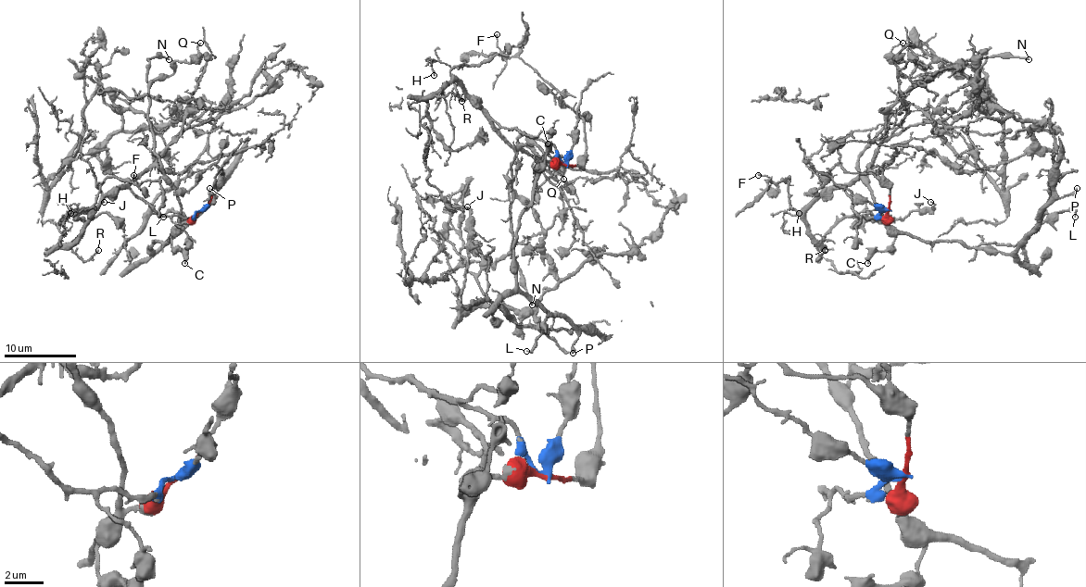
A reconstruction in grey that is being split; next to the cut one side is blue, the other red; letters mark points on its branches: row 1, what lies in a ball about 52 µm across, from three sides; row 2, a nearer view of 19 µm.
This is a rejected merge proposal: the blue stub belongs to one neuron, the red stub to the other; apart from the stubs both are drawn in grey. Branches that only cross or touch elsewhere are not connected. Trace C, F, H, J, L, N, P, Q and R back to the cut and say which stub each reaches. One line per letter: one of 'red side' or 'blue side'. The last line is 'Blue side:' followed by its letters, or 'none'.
C: red side
F: blue side
H: blue side
J: blue side
L: red side
N: red side
P: red side
Q: red side
R: blue side
Blue side: F, H, J, R

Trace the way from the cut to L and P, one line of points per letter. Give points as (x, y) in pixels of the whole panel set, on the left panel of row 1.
L: (202, 210), (182, 225), (168, 241), (153, 241), (151, 248), (155, 254), (183, 227), (173, 210), (162, 216)
P: (202, 210), (182, 225), (168, 241), (153, 241), (151, 248), (155, 254), (214, 198), (209, 187)

